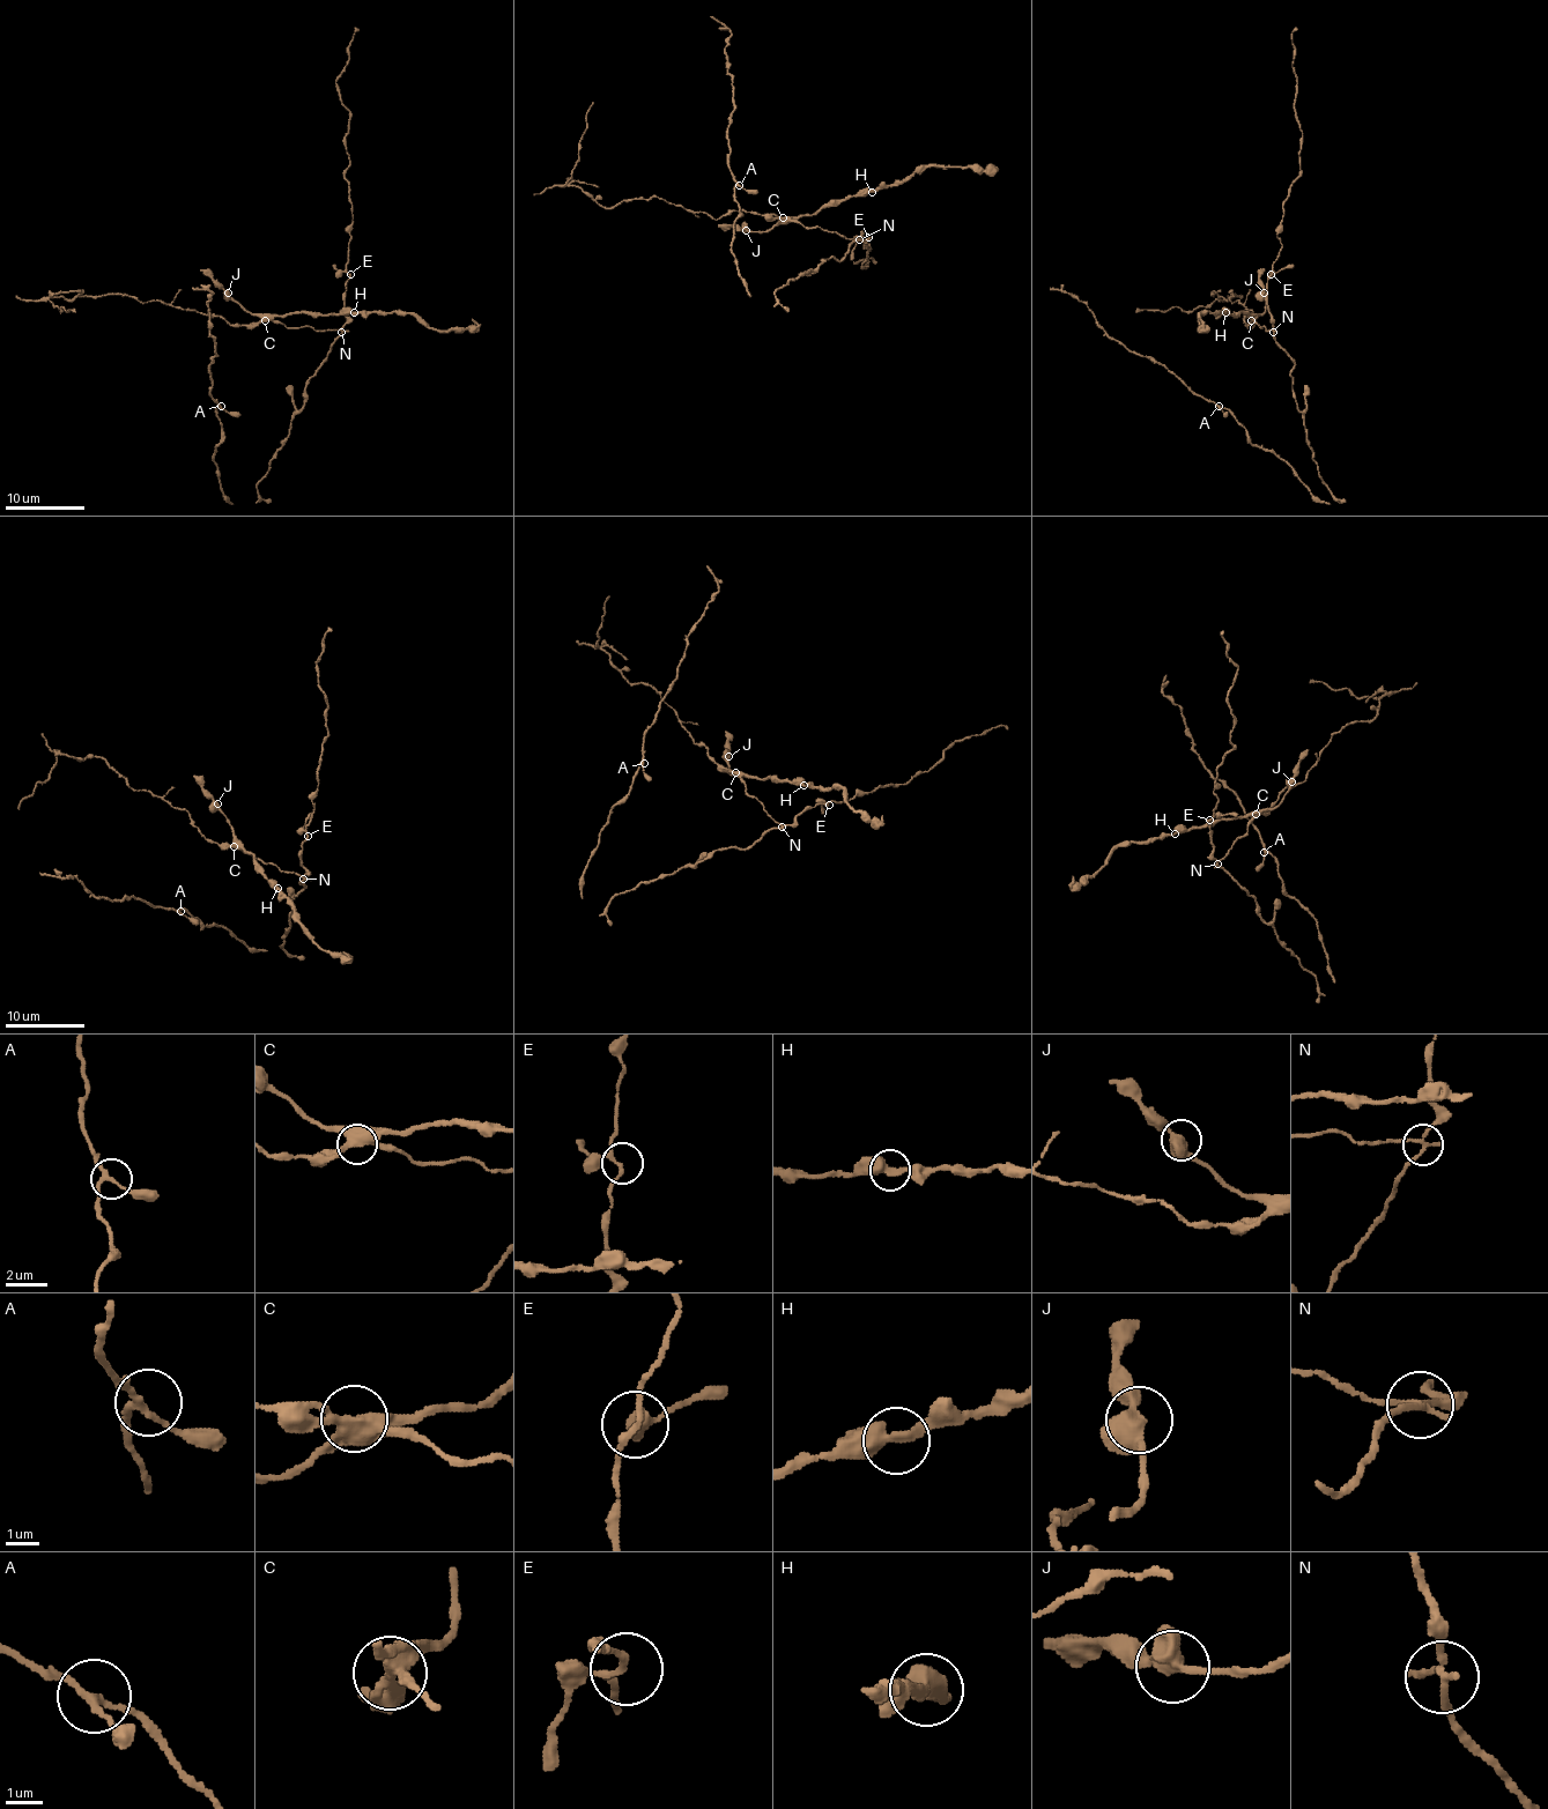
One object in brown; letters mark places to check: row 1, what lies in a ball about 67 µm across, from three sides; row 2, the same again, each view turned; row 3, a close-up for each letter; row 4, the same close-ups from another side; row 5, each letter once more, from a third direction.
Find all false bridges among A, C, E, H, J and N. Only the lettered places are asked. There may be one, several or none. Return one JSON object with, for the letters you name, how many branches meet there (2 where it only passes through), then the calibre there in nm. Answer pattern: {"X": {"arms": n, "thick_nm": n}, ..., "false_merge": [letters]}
{"C": {"arms": 4, "thick_nm": 460}, "N": {"arms": 3, "thick_nm": 180}, "false_merge": ["C", "N"]}

